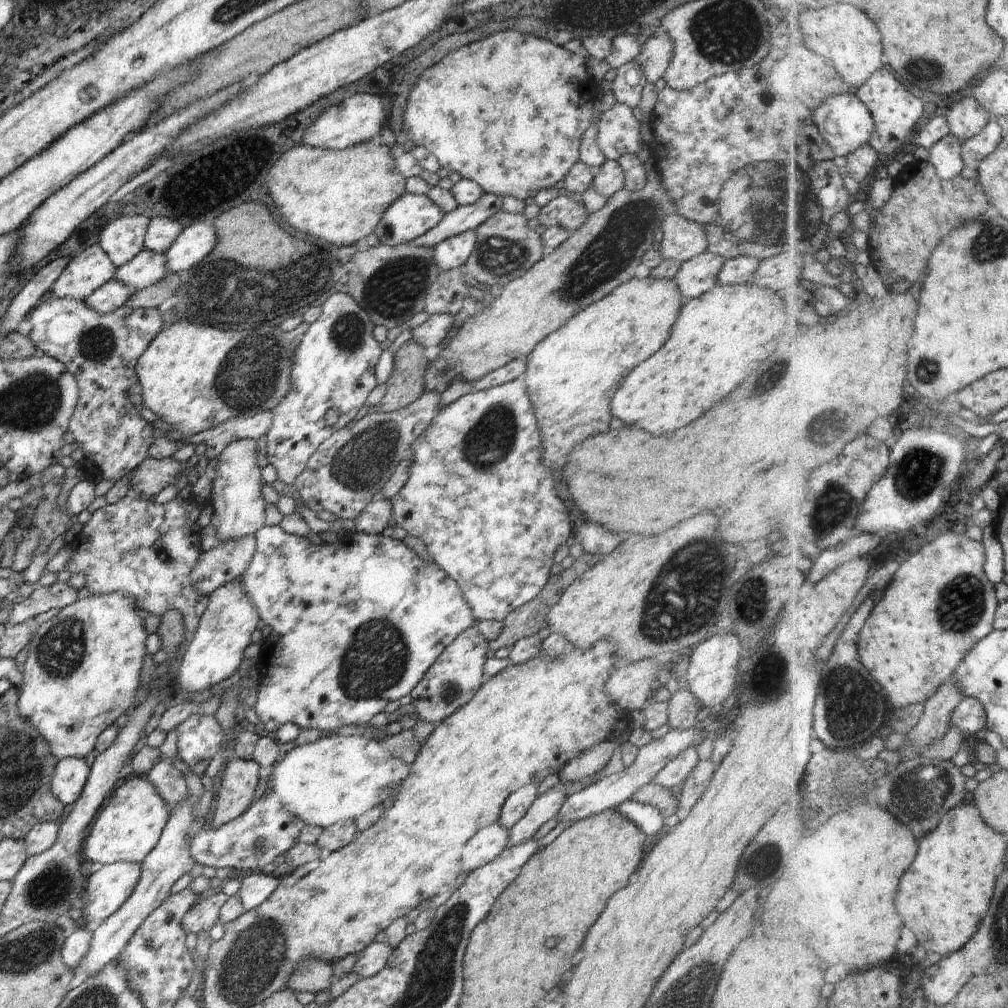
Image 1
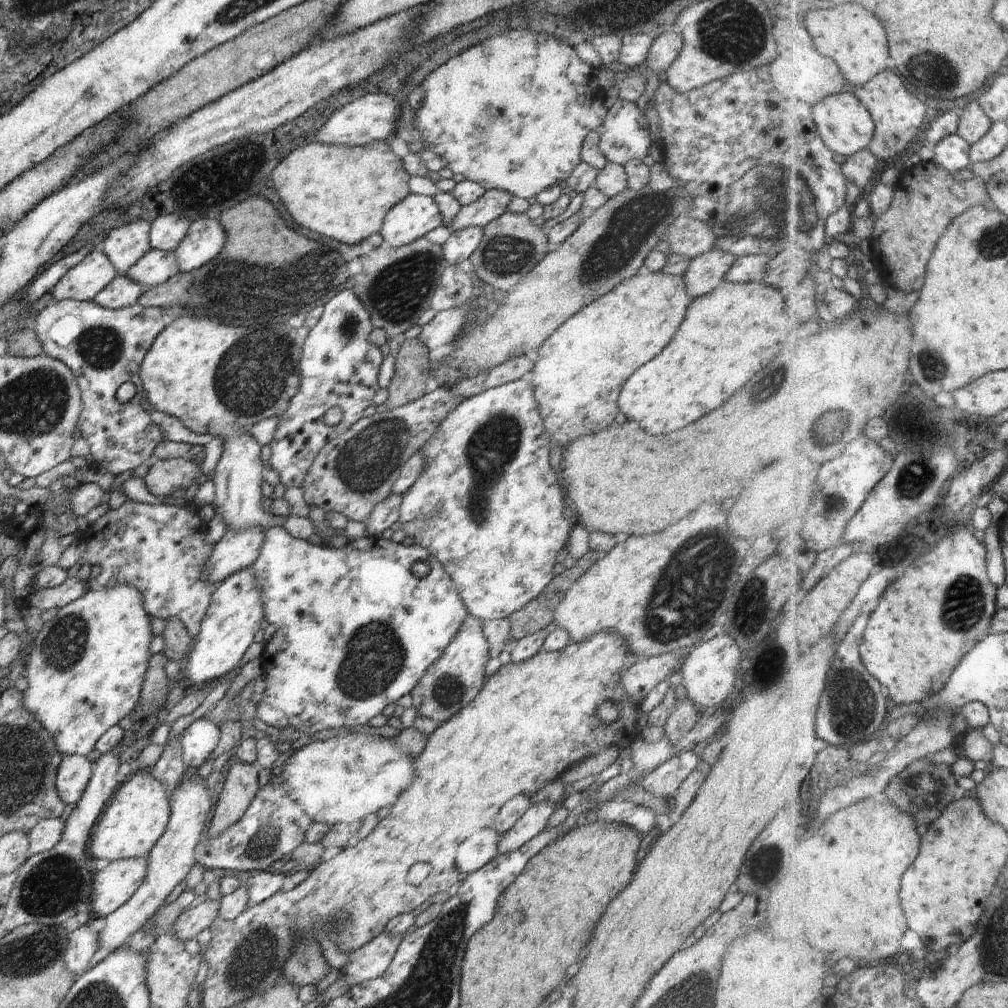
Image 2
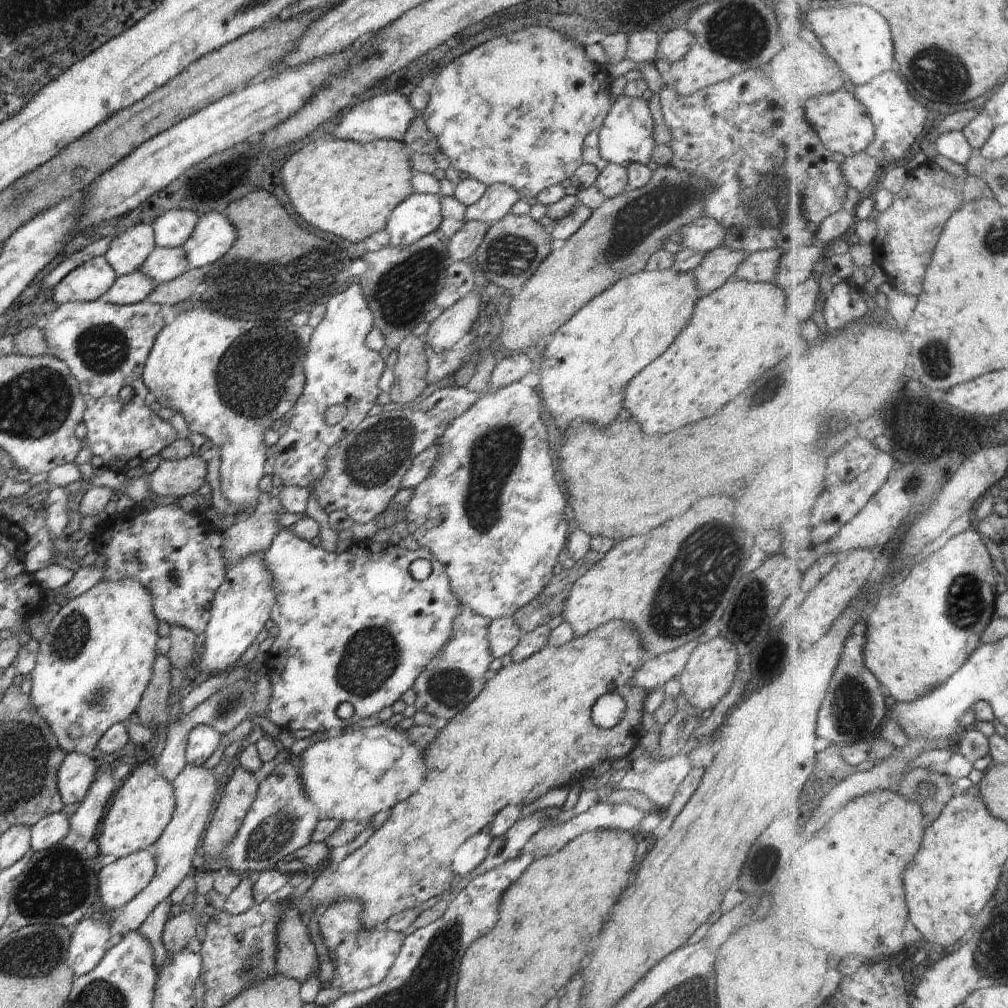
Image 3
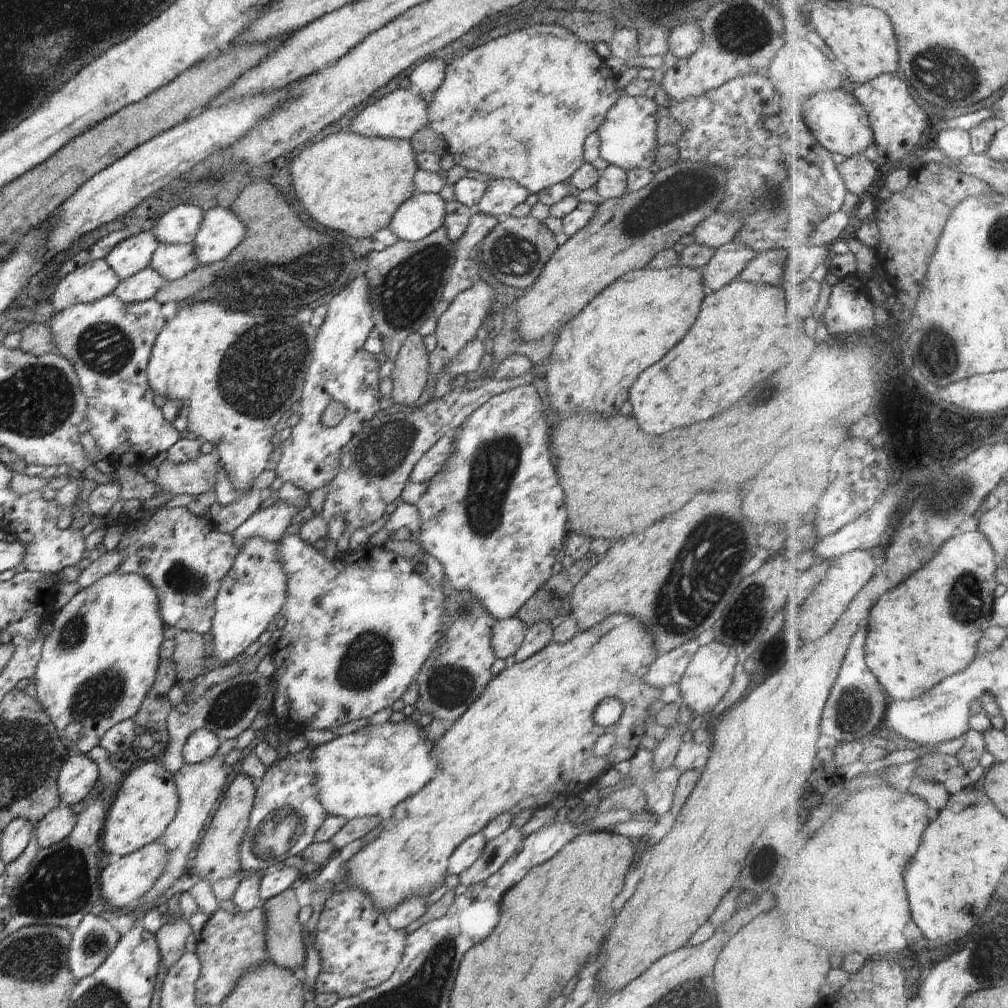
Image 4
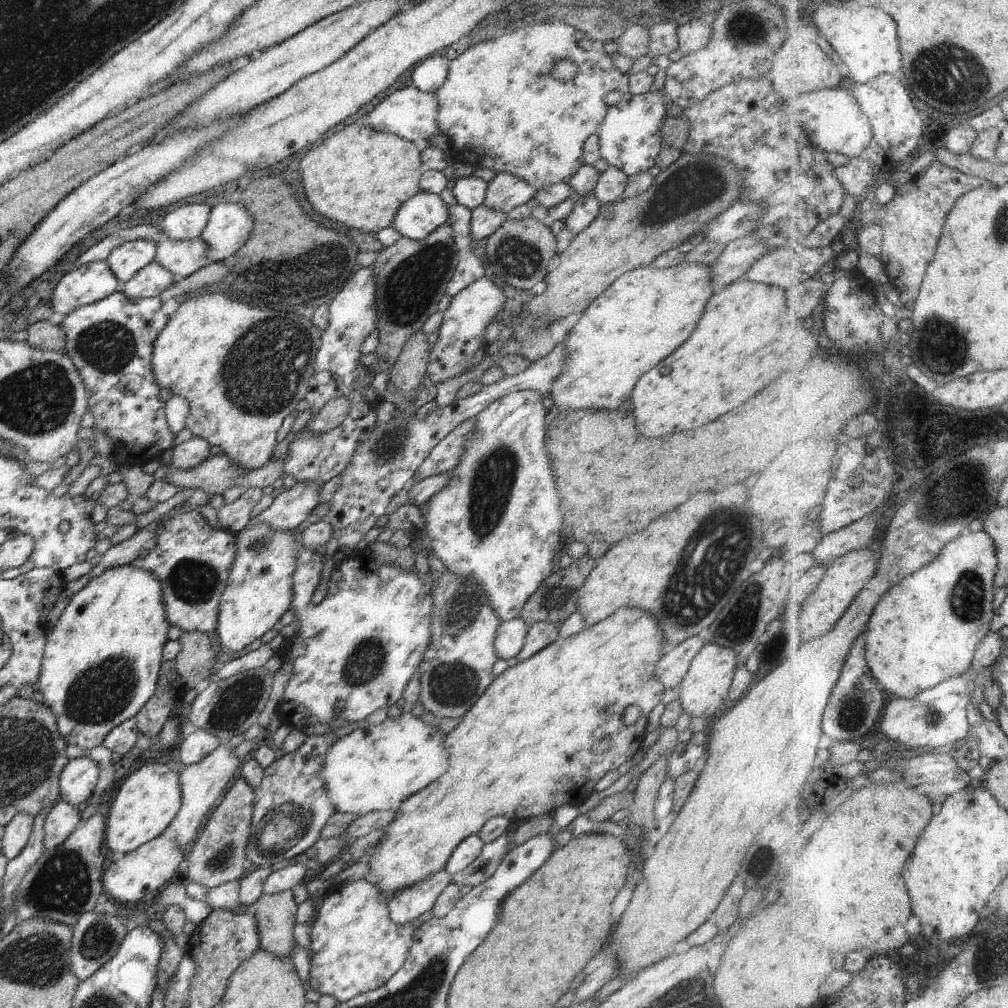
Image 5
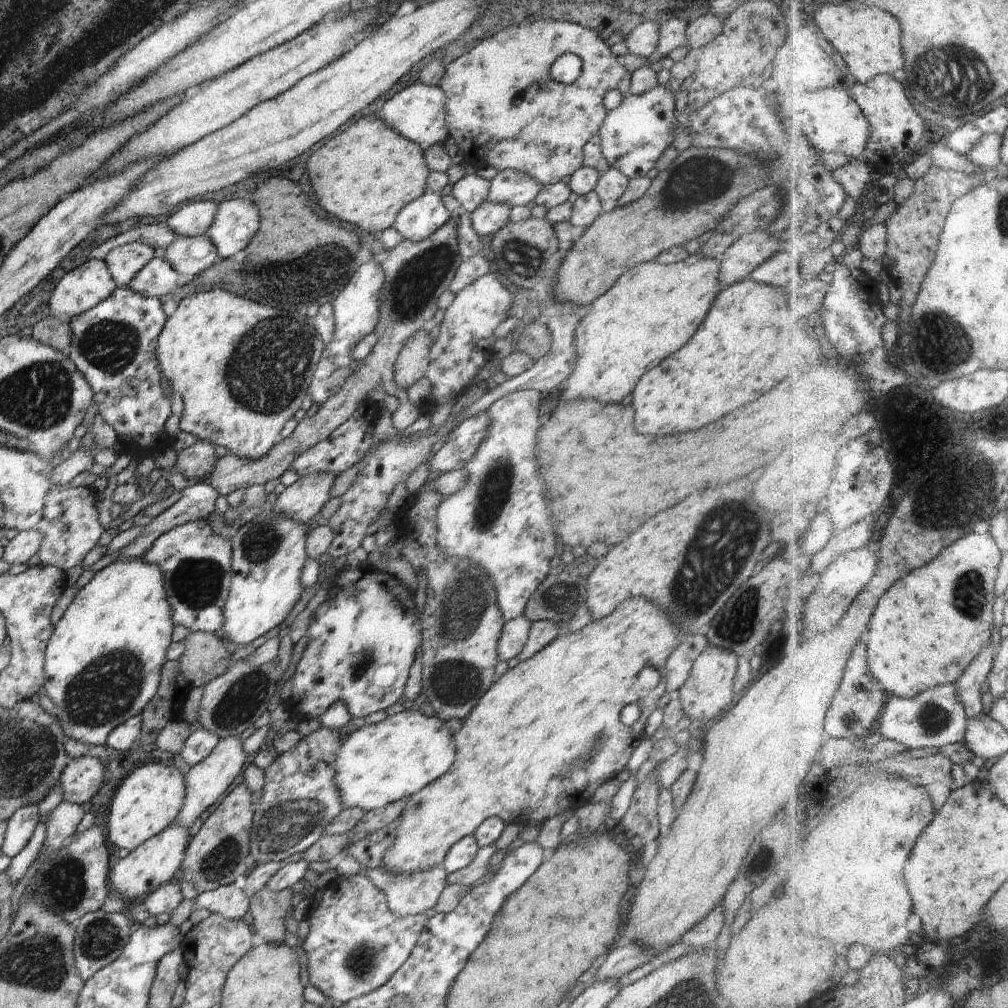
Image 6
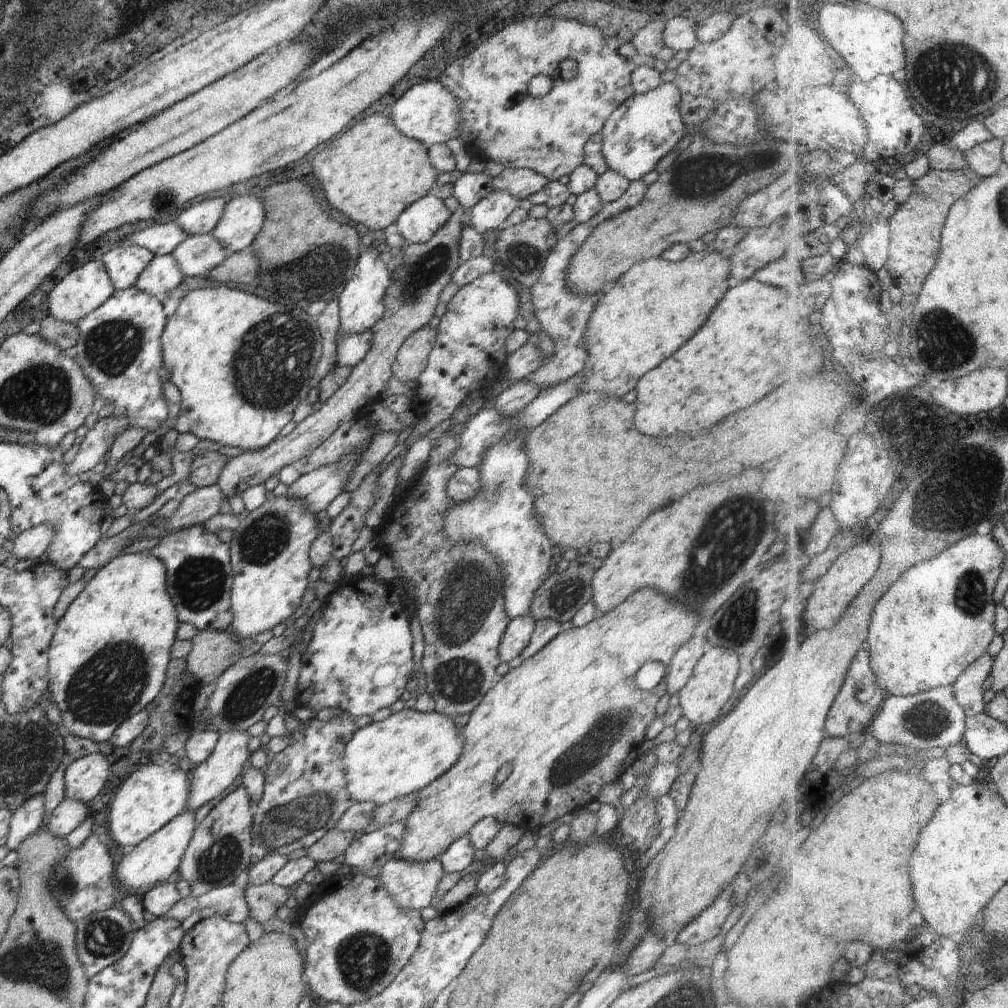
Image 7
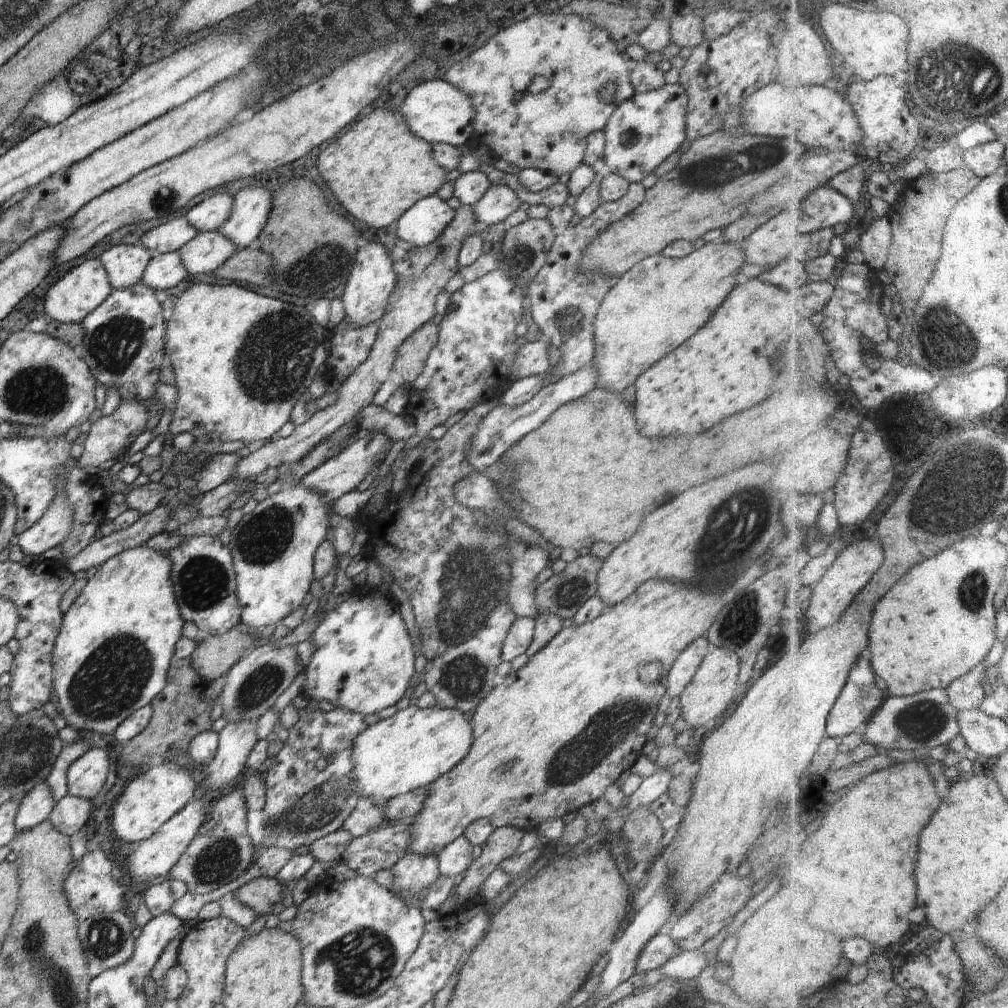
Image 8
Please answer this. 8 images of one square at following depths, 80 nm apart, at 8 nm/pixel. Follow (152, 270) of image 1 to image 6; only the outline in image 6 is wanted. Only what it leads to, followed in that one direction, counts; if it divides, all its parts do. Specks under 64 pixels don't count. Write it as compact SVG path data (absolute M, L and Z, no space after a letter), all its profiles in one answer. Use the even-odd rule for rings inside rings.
M208 235L178 237L163 252L162 258L172 265L184 279L197 277L201 272L220 262L223 258L208 238Z

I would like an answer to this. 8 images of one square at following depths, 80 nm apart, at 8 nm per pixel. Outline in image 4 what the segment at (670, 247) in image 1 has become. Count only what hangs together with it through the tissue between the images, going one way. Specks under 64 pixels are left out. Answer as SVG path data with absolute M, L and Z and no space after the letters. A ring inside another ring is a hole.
M720 211L714 212L692 230L692 235L696 243L717 249L734 240L742 228L742 222L738 211L734 211L733 215Z

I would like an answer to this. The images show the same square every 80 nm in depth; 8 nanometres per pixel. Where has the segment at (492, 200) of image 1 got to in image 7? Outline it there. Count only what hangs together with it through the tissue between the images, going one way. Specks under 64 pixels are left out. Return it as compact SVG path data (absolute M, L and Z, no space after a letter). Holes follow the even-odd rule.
M505 169L493 179L493 188L509 192L518 201L542 190L550 181L530 169Z

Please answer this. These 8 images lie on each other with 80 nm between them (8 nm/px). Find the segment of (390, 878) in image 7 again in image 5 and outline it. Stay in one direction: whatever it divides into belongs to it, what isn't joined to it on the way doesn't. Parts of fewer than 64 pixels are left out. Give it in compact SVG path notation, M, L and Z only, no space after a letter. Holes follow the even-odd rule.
M444 869L435 872L409 887L387 896L389 917L394 924L404 924L426 914L439 894L451 883L451 874Z

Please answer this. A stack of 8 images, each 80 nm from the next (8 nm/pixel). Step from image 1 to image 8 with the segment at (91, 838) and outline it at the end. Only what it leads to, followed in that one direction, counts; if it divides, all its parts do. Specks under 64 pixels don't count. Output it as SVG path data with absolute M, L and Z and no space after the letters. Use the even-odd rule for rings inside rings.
M172 760L140 773L124 788L122 795L116 800L112 820L108 825L112 828L112 836L128 844L142 843L189 804L197 787L188 768L180 767Z

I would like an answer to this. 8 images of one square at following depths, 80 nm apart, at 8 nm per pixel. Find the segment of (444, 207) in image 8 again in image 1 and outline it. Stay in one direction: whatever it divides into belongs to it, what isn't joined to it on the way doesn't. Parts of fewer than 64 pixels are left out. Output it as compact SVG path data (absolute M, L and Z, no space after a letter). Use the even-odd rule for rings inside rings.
M405 192L386 209L373 233L380 243L391 247L412 243L434 228L444 215L428 195Z

